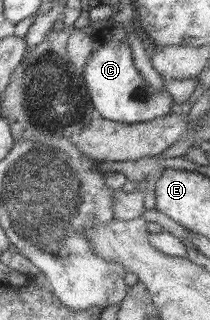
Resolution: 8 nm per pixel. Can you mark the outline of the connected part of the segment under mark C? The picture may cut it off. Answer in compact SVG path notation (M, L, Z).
M109 41L99 49L94 49L82 65L80 73L95 114L103 119L122 124L149 121L167 115L173 104L166 91L159 92L151 88L135 70L130 49L124 41Z

